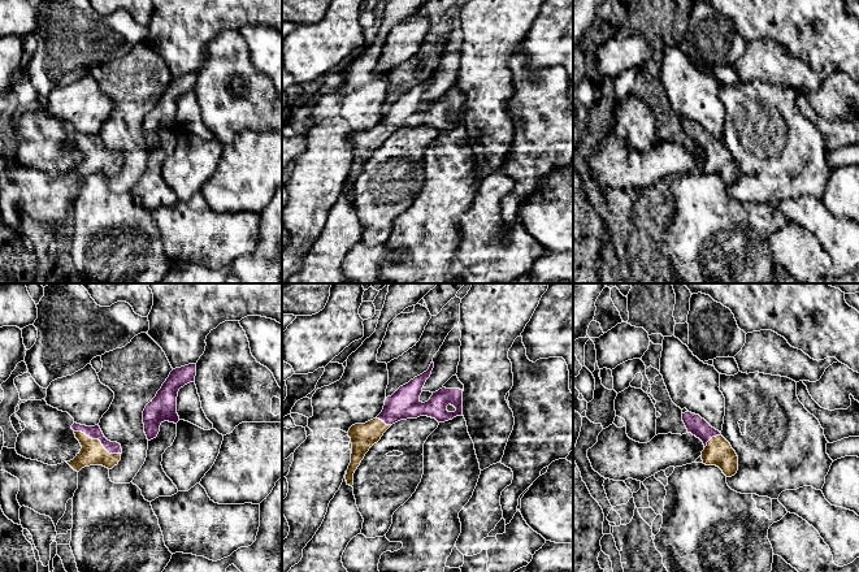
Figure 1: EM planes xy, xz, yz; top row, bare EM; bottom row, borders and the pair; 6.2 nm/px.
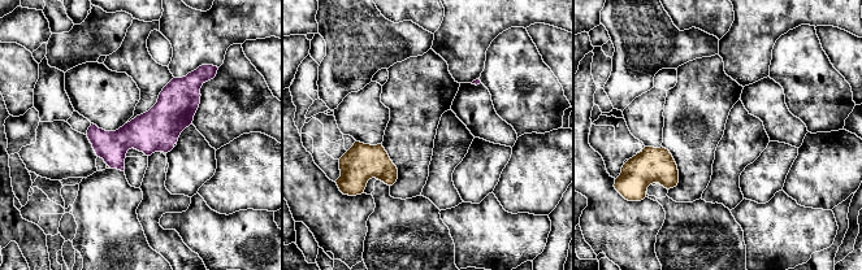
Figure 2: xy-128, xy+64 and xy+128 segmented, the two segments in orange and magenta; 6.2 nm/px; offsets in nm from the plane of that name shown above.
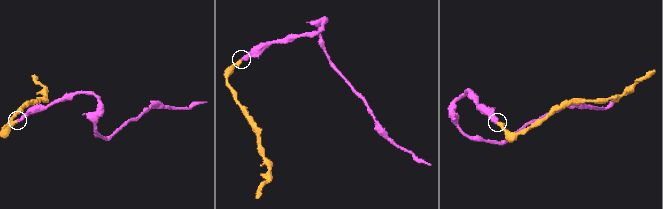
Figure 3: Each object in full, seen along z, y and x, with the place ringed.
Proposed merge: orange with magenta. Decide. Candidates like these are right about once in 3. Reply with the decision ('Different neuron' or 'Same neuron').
Same neuron

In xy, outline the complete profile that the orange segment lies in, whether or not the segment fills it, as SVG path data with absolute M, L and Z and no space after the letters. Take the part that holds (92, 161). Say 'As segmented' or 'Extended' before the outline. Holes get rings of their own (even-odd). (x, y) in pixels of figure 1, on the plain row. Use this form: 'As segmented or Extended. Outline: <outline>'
Extended. Outline: M74 131L71 138L82 155L77 165L66 170L74 179L79 181L82 177L90 174L103 174L112 178L118 173L122 162L121 153L108 150L99 133L95 135L86 135Z

